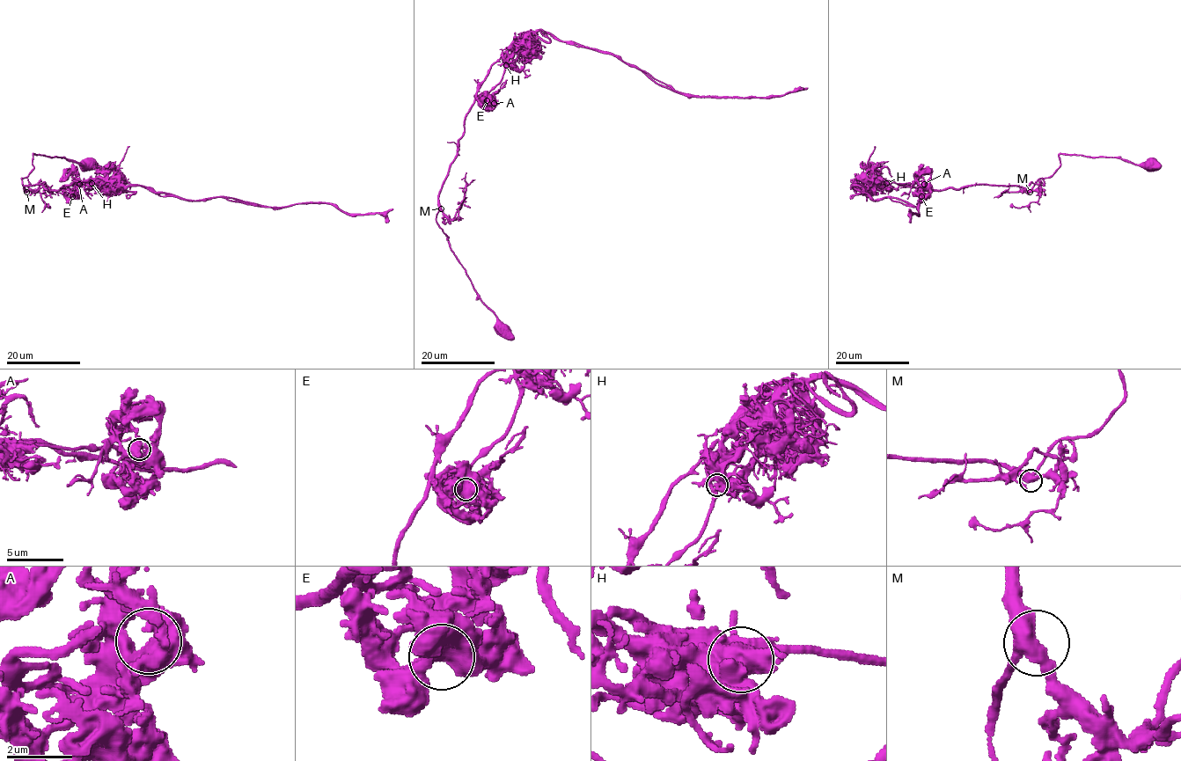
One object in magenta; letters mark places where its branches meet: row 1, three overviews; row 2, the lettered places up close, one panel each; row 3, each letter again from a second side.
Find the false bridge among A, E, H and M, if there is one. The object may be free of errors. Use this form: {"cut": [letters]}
{"cut": ["H"]}

